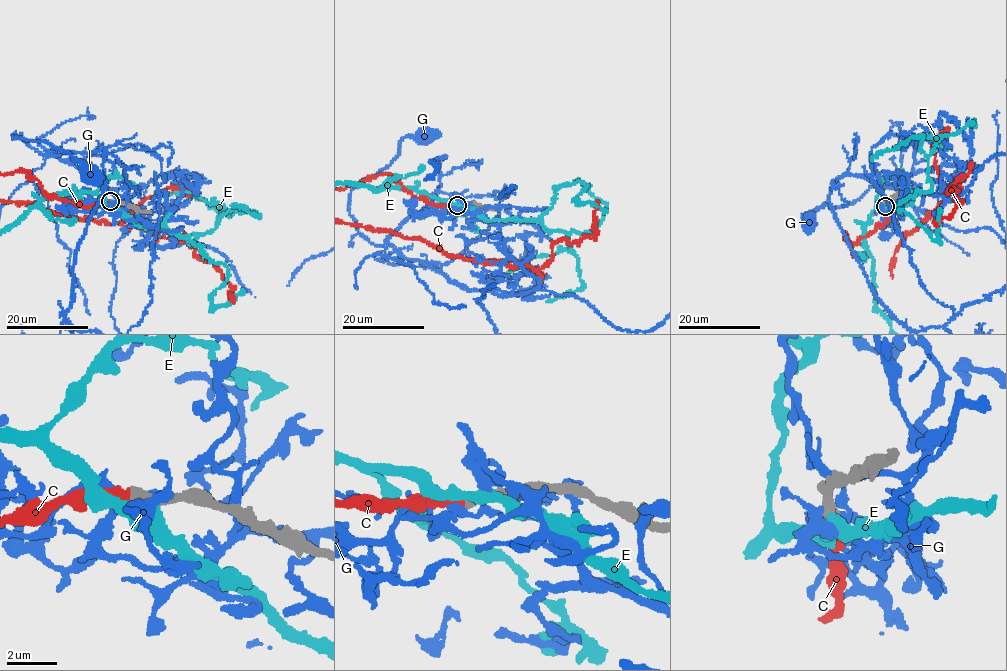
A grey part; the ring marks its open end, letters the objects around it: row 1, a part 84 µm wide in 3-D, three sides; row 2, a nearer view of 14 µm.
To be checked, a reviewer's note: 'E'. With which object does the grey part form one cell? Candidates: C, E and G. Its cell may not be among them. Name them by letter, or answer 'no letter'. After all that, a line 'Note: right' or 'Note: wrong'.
C
Note: wrong

